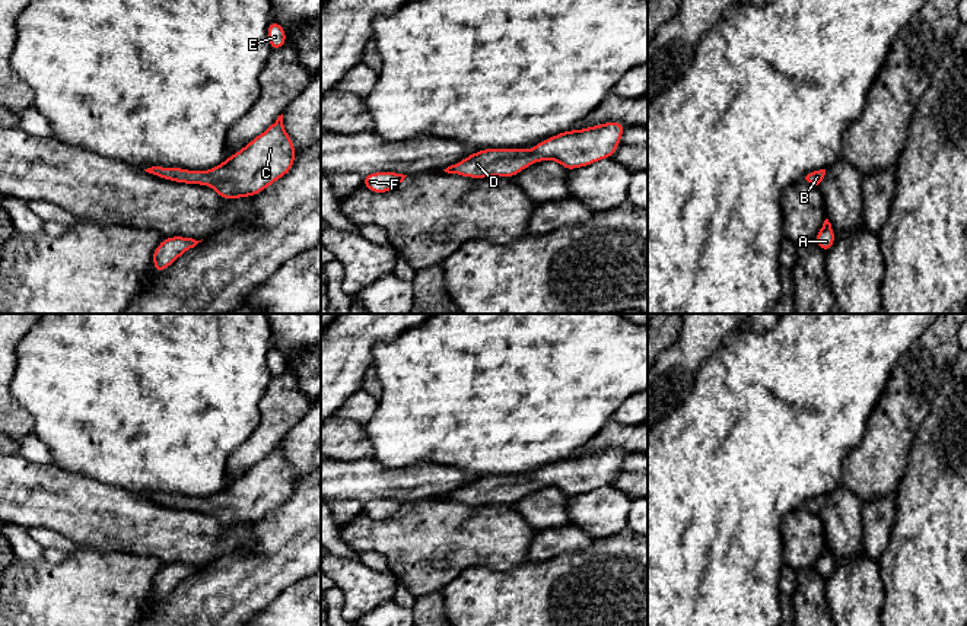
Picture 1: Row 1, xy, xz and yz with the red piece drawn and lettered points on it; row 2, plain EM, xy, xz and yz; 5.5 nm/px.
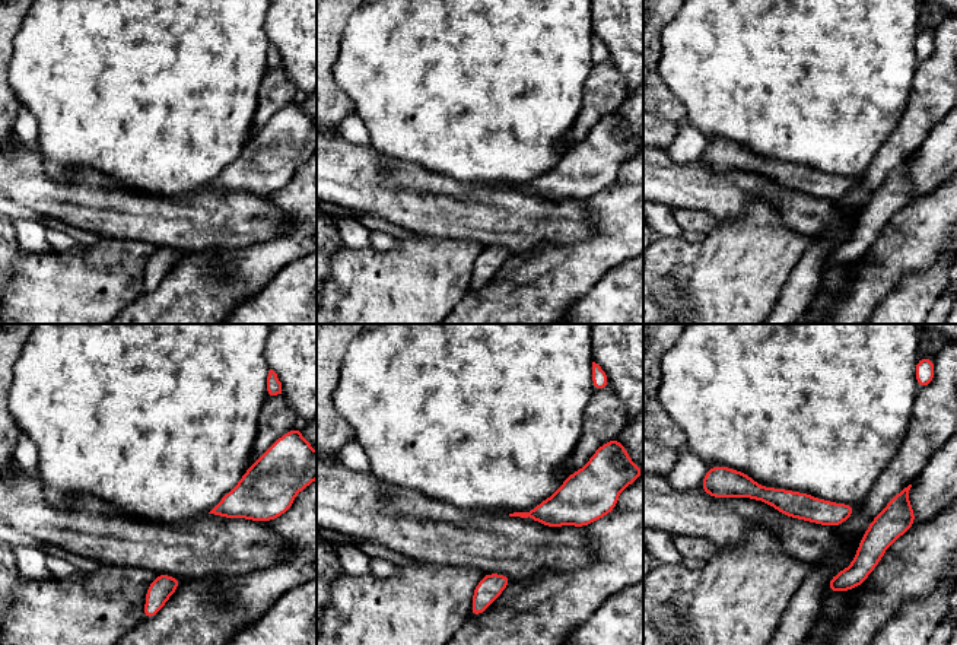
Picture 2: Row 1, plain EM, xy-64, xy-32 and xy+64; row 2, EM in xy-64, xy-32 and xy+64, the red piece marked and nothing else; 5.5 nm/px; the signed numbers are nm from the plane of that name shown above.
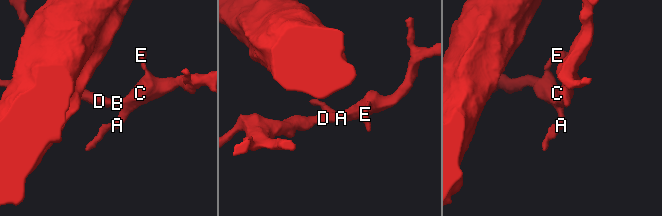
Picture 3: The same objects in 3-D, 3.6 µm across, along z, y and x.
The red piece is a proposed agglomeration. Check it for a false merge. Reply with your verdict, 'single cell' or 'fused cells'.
single cell

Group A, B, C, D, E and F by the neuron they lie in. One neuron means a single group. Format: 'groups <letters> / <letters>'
groups A B C D E F

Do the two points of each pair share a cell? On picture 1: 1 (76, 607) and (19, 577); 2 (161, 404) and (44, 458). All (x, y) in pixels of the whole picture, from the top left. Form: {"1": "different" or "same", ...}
{"1": "same", "2": "different"}

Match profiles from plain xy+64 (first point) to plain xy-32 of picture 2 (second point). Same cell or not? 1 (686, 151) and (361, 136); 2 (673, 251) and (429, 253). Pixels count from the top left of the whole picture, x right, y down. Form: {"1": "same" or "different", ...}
{"1": "same", "2": "same"}

